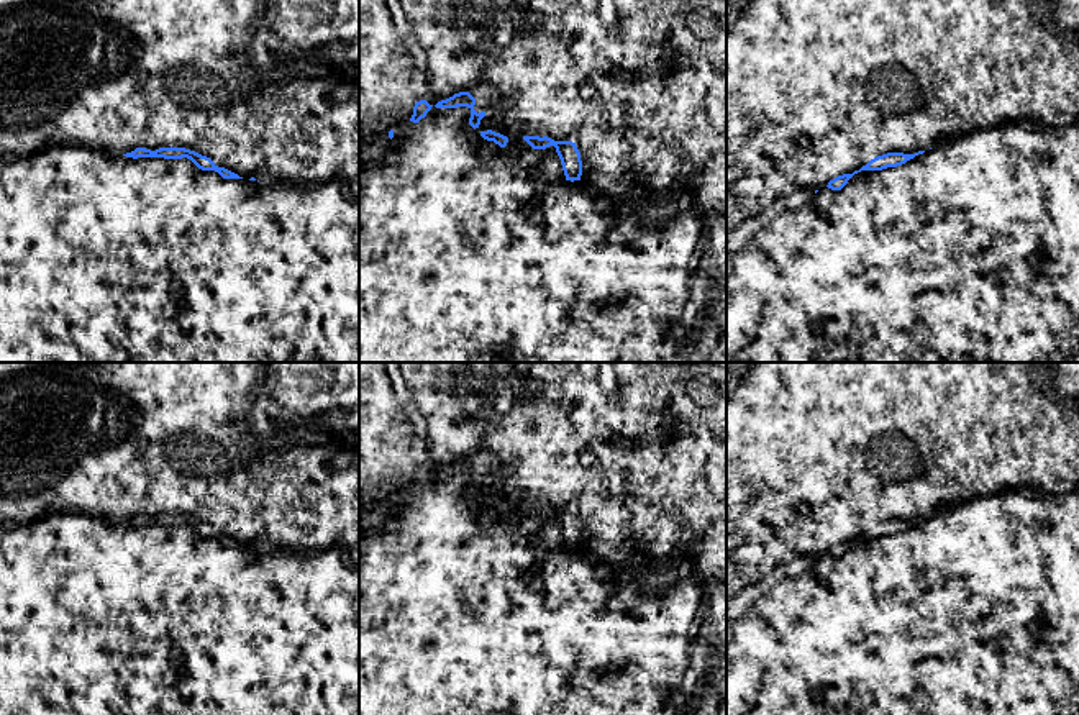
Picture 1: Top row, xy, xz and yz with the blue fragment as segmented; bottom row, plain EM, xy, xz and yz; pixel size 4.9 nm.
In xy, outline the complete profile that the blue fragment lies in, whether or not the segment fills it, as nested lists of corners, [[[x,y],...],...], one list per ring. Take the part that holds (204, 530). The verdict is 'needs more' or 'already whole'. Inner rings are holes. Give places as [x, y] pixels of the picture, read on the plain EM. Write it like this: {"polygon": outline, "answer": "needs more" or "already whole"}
{"polygon": [[[0,362],[0,715],[359,715],[359,569],[356,569],[356,567],[354,567],[354,566],[353,566],[353,564],[349,564],[349,562],[348,562],[348,561],[346,561],[346,559],[344,559],[344,553],[343,553],[343,548],[341,548],[341,546],[328,546],[328,548],[326,548],[326,549],[323,549],[323,551],[318,551],[318,553],[310,553],[310,551],[308,551],[308,553],[302,553],[302,551],[285,551],[285,549],[279,549],[279,551],[262,551],[262,549],[259,549],[259,548],[256,548],[256,546],[254,546],[254,544],[251,544],[251,546],[243,546],[243,544],[239,544],[239,543],[238,543],[238,541],[234,541],[234,540],[231,540],[231,538],[228,538],[228,536],[225,536],[225,535],[218,535],[218,533],[216,533],[216,531],[215,531],[215,530],[213,530],[213,528],[212,528],[212,526],[210,526],[210,525],[207,525],[207,523],[202,523],[202,521],[198,521],[198,520],[195,520],[195,518],[190,518],[190,517],[185,517],[185,515],[172,515],[172,513],[171,513],[171,512],[172,512],[172,510],[174,510],[174,508],[177,508],[177,505],[179,505],[179,503],[180,503],[180,502],[182,502],[182,500],[184,500],[184,499],[185,499],[185,497],[187,497],[187,495],[189,495],[189,494],[190,494],[190,490],[192,490],[192,489],[221,489],[221,487],[223,487],[223,451],[225,451],[225,449],[241,449],[241,448],[243,448],[243,428],[244,428],[244,425],[246,425],[246,423],[249,423],[249,421],[251,421],[251,413],[253,413],[253,405],[254,405],[254,402],[256,402],[256,395],[257,395],[257,392],[259,392],[259,389],[261,389],[261,385],[262,385],[262,382],[264,382],[264,366],[266,366],[266,362]]], "answer": "needs more"}

